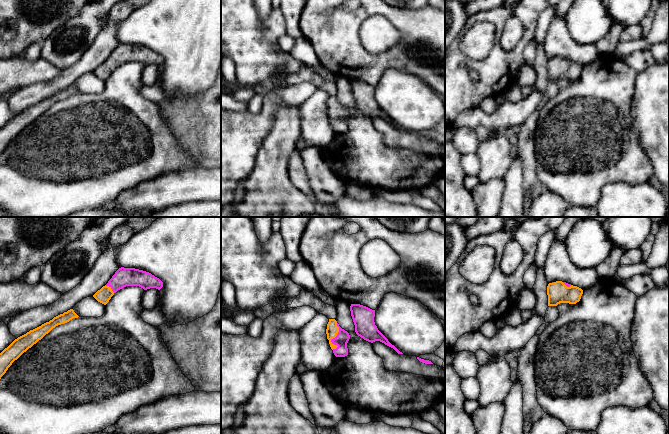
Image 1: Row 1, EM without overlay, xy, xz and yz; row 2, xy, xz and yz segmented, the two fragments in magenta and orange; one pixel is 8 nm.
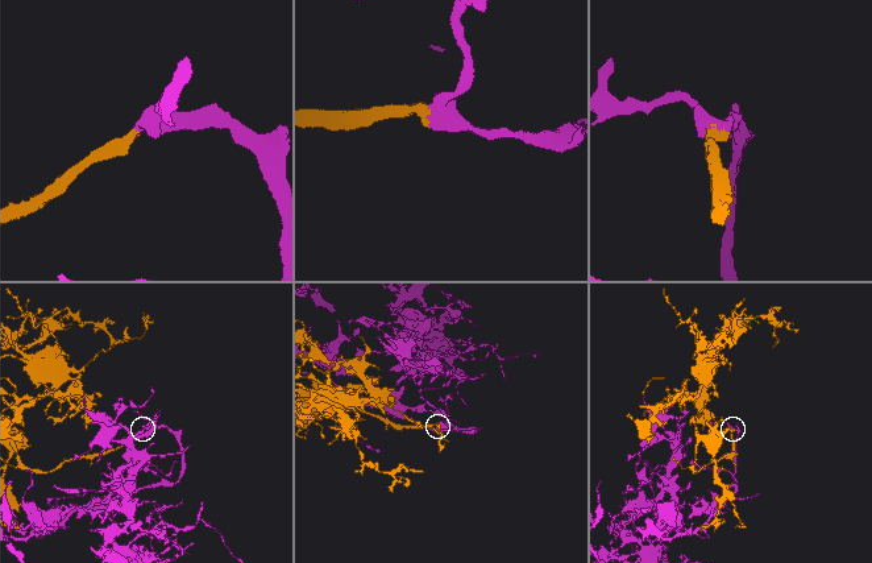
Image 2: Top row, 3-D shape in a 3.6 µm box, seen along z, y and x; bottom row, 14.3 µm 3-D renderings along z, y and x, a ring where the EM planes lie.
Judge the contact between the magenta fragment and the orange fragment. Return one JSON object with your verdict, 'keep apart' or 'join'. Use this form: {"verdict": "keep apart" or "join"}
{"verdict": "join"}

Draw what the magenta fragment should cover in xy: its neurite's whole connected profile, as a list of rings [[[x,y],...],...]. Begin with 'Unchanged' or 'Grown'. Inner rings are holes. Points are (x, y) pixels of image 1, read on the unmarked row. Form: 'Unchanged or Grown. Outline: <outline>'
Grown. Outline: [[[119,44],[108,59],[98,66],[93,73],[106,81],[111,73],[126,62],[139,62],[144,66],[156,64],[160,66],[163,58],[149,48],[135,44]]]

